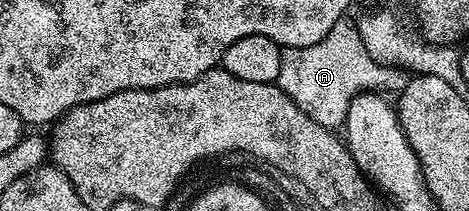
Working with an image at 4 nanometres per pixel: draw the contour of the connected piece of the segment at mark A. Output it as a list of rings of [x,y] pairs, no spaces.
[[[344,16],[333,24],[333,28],[329,28],[329,36],[325,36],[325,40],[317,40],[317,44],[309,44],[305,48],[282,47],[277,85],[291,97],[297,108],[301,108],[301,112],[305,112],[305,116],[317,120],[317,124],[322,126],[339,128],[347,121],[349,104],[359,94],[386,92],[397,96],[409,88],[412,77],[409,70],[382,66],[373,60],[361,42],[356,19]]]

